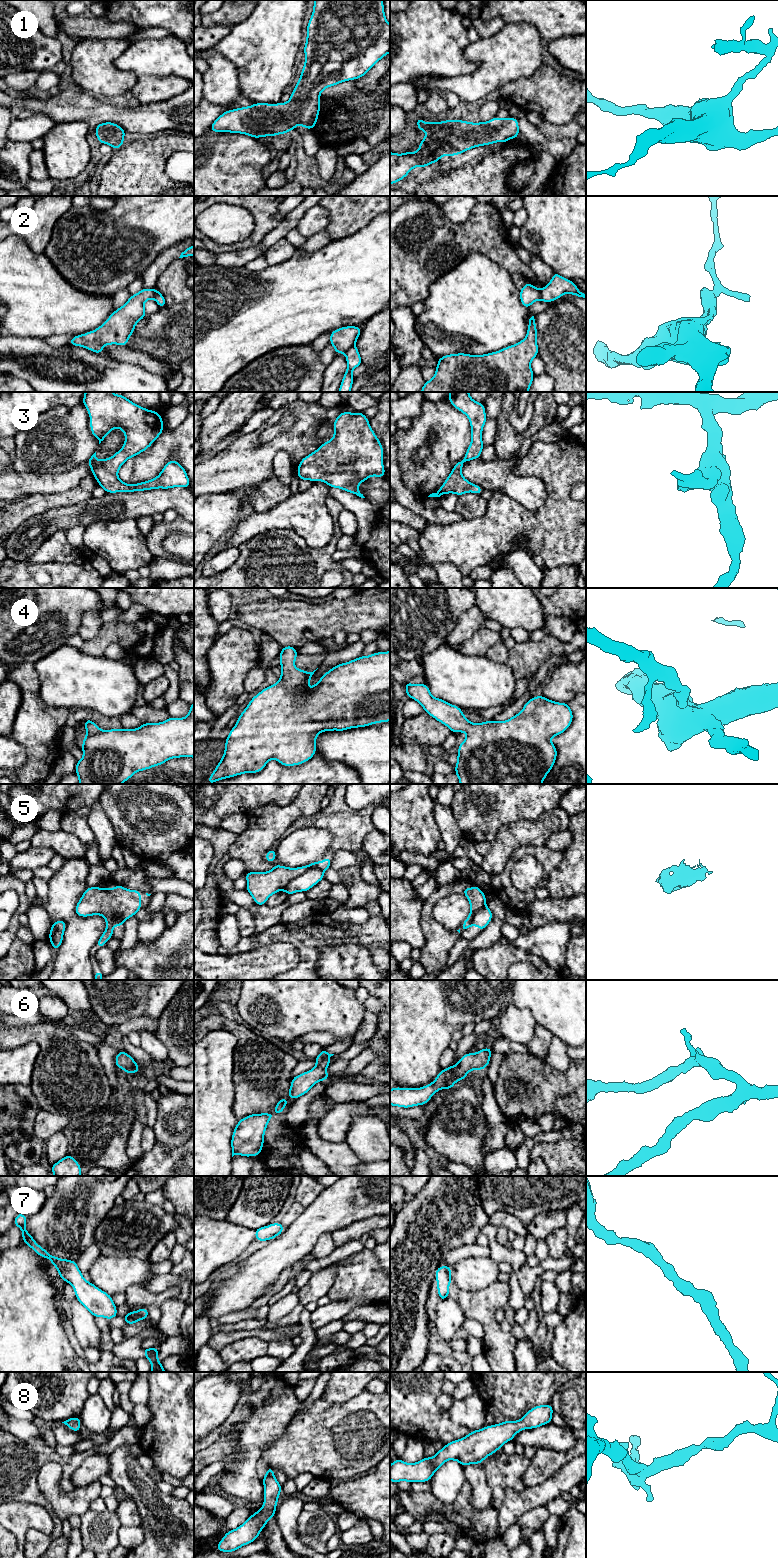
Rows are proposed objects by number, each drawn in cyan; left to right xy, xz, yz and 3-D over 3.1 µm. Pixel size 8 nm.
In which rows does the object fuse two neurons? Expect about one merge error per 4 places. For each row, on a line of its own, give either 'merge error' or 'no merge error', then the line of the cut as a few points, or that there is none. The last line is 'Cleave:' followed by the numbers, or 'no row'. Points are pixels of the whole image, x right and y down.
1: no merge error; no cut
2: merge error; cut in yz along (541, 289), (541, 295), (538, 299)
3: no merge error; no cut
4: no merge error; no cut
5: merge error; cut in xz along (323, 870), (317, 867), (310, 867), (292, 879), (282, 889)
6: no merge error; no cut
7: no merge error; no cut
8: no merge error; no cut
Cleave: 2, 5

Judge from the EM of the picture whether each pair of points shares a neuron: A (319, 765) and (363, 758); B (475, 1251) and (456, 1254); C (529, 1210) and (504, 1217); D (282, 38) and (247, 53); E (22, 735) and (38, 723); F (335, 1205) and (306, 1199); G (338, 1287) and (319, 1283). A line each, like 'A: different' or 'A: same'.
A: different
B: same
C: different
D: same
E: same
F: different
G: different

